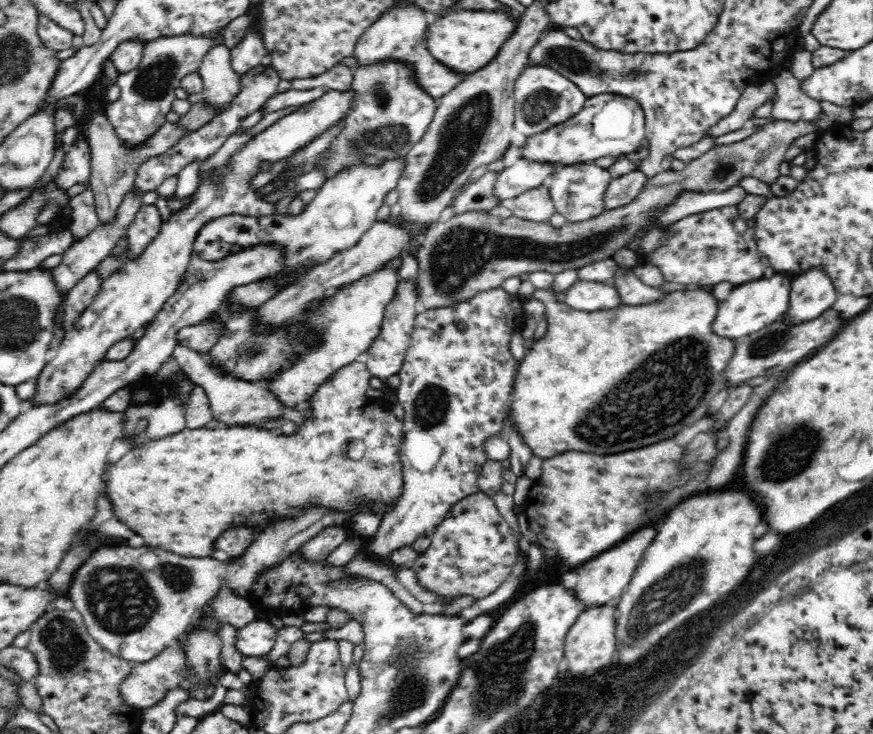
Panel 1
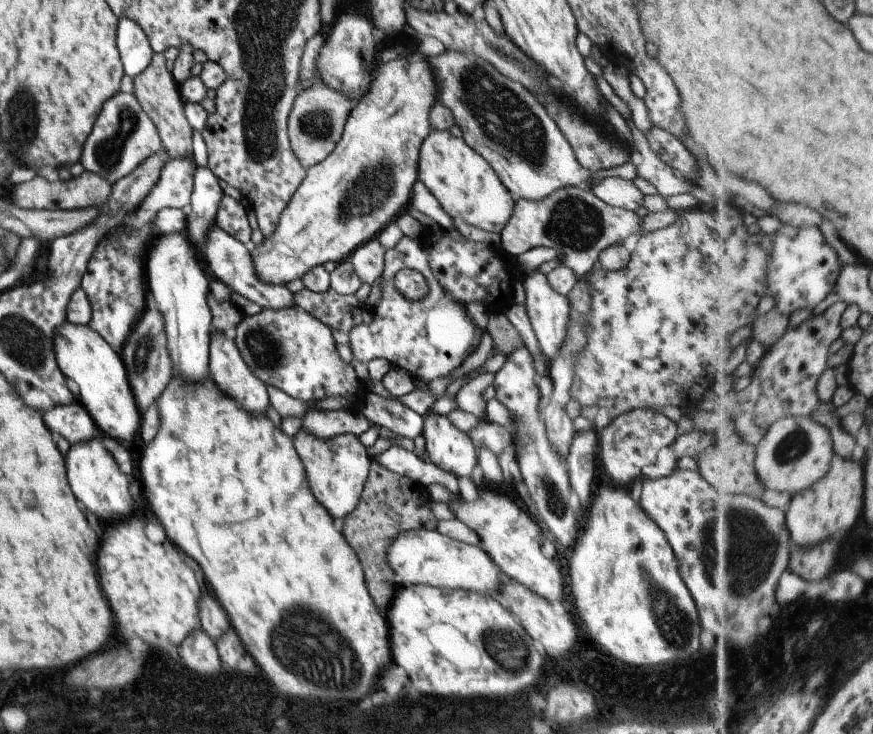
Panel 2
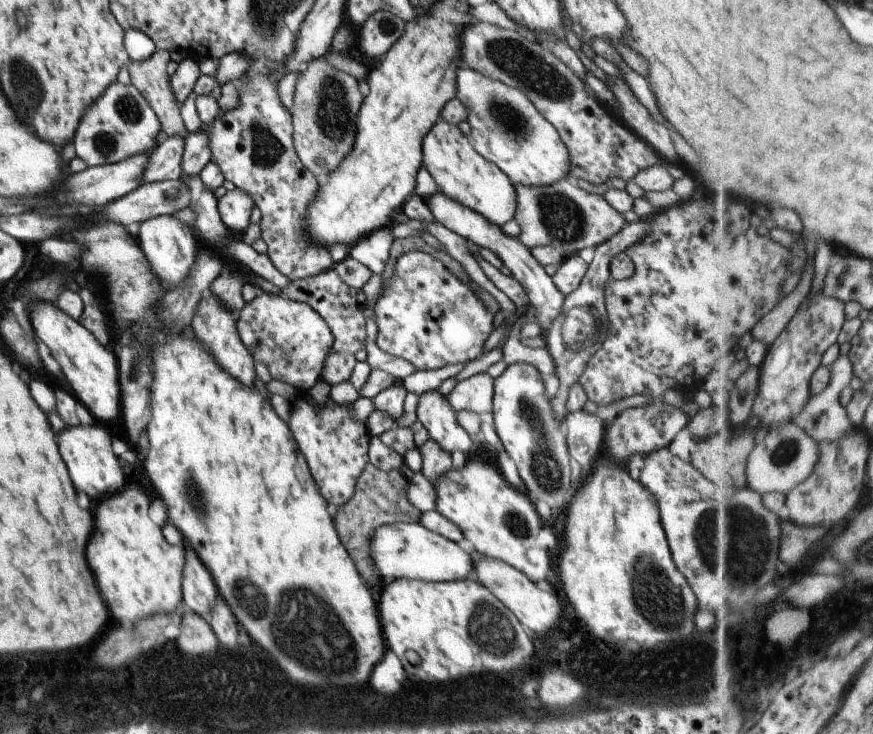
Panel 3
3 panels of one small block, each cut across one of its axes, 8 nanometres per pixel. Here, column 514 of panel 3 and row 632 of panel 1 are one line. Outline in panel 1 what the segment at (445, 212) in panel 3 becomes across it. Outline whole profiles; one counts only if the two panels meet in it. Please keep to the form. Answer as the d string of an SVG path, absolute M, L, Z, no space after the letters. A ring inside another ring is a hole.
M261 616L255 622L238 630L236 649L246 657L264 657L274 648L279 630Z

